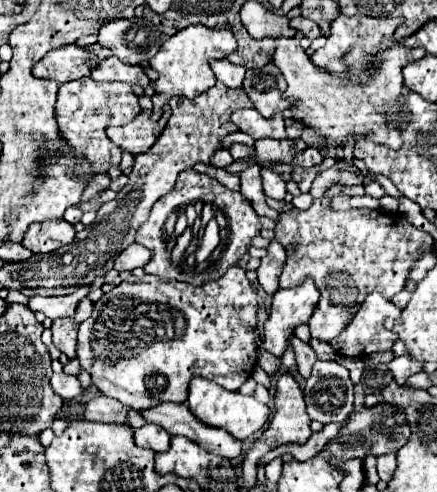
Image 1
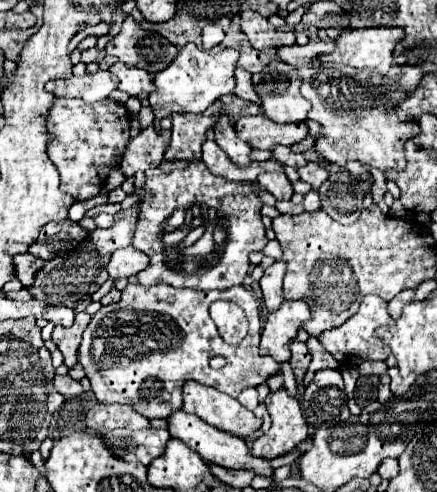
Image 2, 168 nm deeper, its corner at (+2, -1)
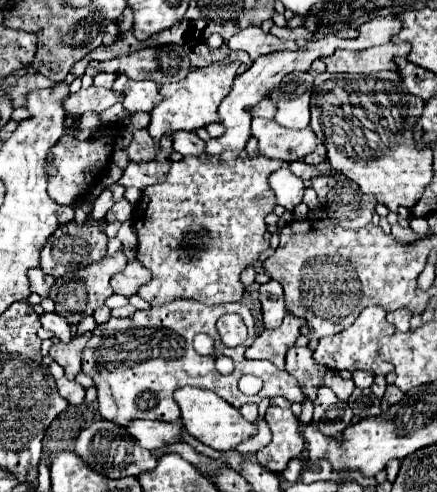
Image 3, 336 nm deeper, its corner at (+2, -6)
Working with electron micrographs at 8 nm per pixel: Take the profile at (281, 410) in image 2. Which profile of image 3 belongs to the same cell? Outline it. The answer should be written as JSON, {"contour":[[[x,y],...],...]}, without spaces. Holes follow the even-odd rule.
{"contour":[[[270,406],[264,418],[272,430],[272,442],[256,452],[256,460],[264,468],[280,474],[294,456],[302,454],[304,438],[298,430],[298,418],[292,414],[292,410]]]}

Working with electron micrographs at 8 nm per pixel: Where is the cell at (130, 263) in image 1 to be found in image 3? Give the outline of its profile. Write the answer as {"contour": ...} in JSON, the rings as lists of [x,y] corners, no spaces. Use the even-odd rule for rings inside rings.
{"contour":[[[136,258],[132,262],[126,264],[126,268],[118,274],[114,274],[110,278],[110,286],[116,294],[122,296],[130,296],[138,292],[138,286],[146,284],[150,280],[150,270],[146,266],[142,266]]]}

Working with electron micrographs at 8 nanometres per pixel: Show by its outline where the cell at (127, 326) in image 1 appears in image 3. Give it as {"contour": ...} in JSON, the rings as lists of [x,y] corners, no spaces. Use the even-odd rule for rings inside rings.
{"contour":[[[174,298],[166,306],[154,306],[148,310],[136,310],[130,318],[110,318],[104,324],[98,324],[92,330],[92,336],[84,348],[82,354],[82,372],[94,380],[94,386],[98,390],[98,412],[104,420],[110,420],[118,426],[126,426],[126,422],[134,418],[146,418],[146,420],[160,420],[160,422],[176,422],[180,418],[180,408],[174,400],[174,392],[182,386],[198,386],[212,390],[232,406],[240,408],[246,402],[258,404],[262,398],[272,396],[284,396],[290,402],[302,402],[304,394],[298,386],[298,382],[286,372],[278,370],[270,362],[264,360],[248,360],[244,356],[246,348],[256,338],[256,326],[254,318],[246,304],[242,302],[230,302],[230,304],[202,304],[196,300],[186,298]],[[236,312],[242,316],[242,320],[248,326],[248,340],[242,346],[226,348],[222,346],[218,332],[216,332],[216,320],[226,314]],[[204,332],[214,338],[214,354],[200,356],[194,346],[192,338]],[[218,354],[230,356],[236,364],[234,372],[230,376],[222,376],[214,360]],[[244,374],[254,374],[264,380],[262,390],[256,396],[244,396],[238,390],[238,380]]]}

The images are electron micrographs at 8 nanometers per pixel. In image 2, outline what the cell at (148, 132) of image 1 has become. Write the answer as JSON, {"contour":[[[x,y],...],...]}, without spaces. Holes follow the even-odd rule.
{"contour":[[[154,127],[138,133],[128,145],[120,159],[120,171],[124,177],[134,177],[136,171],[146,171],[150,167],[158,167],[164,161],[164,151],[170,145],[170,129],[162,129],[156,133]]]}

